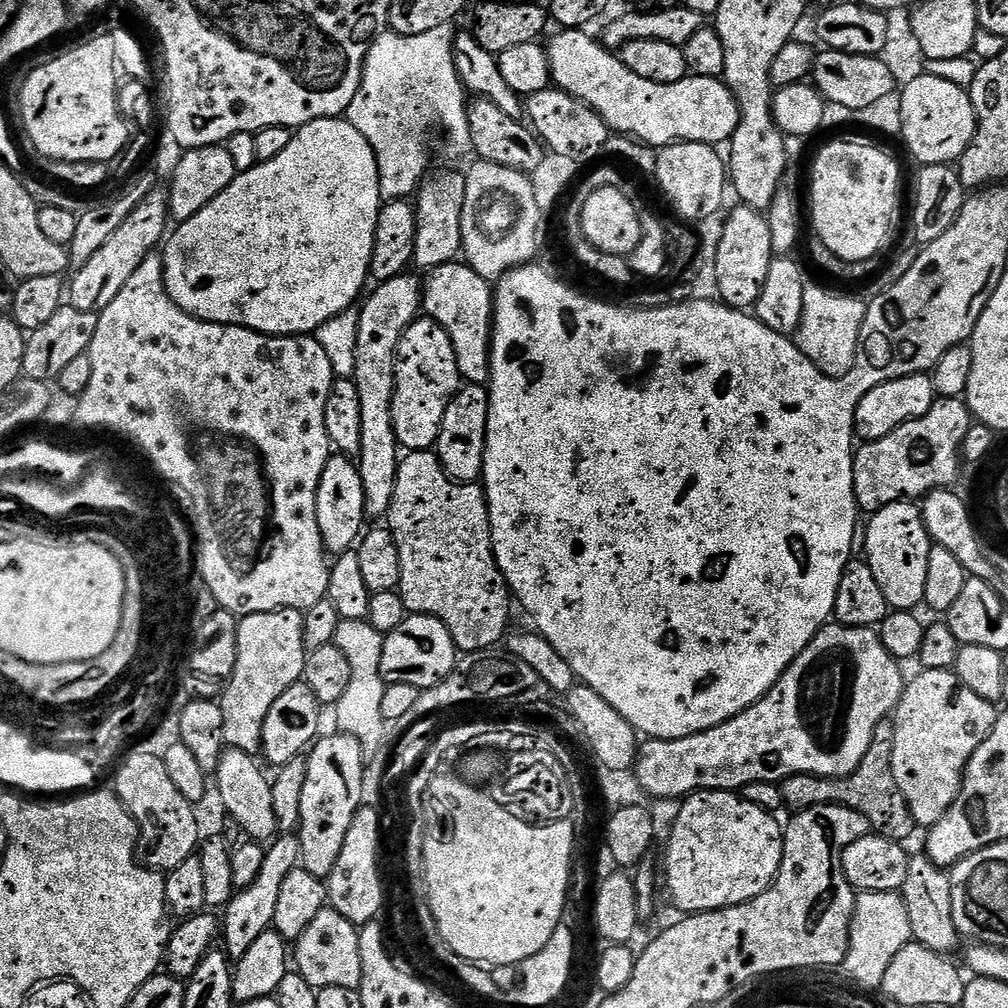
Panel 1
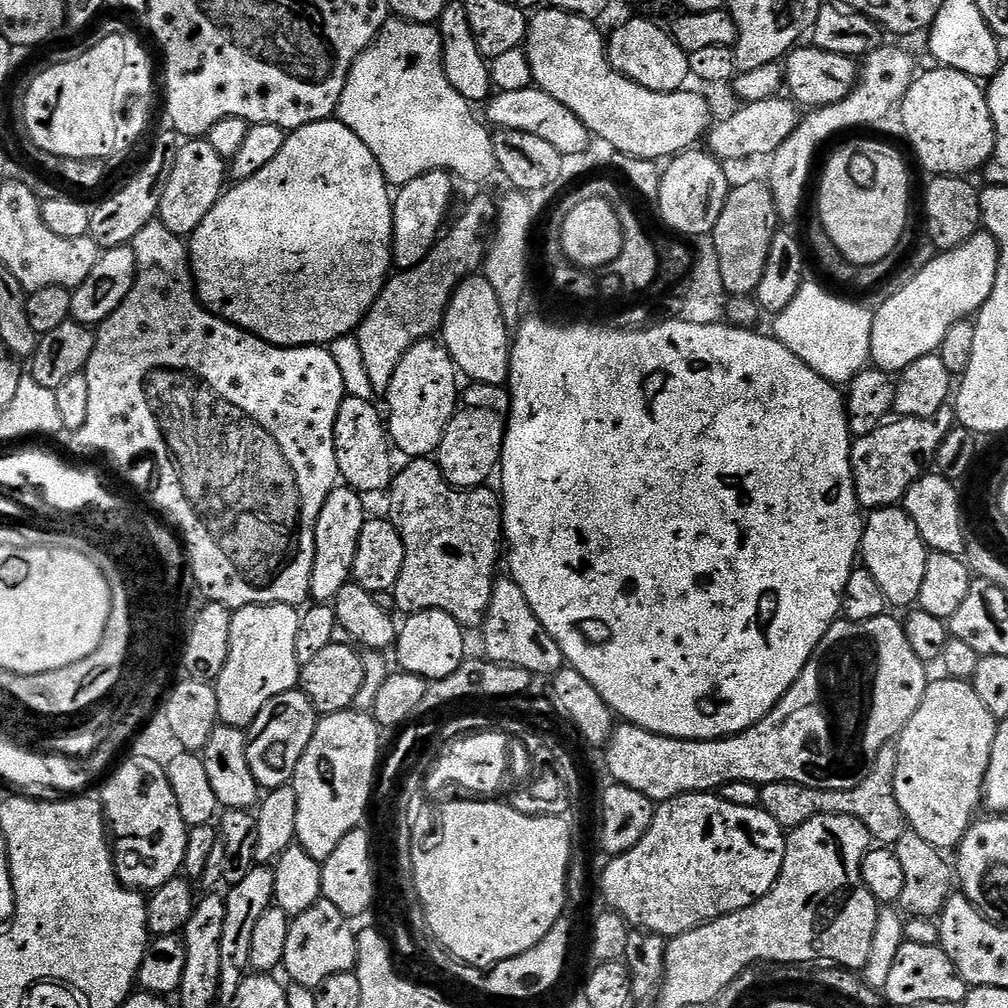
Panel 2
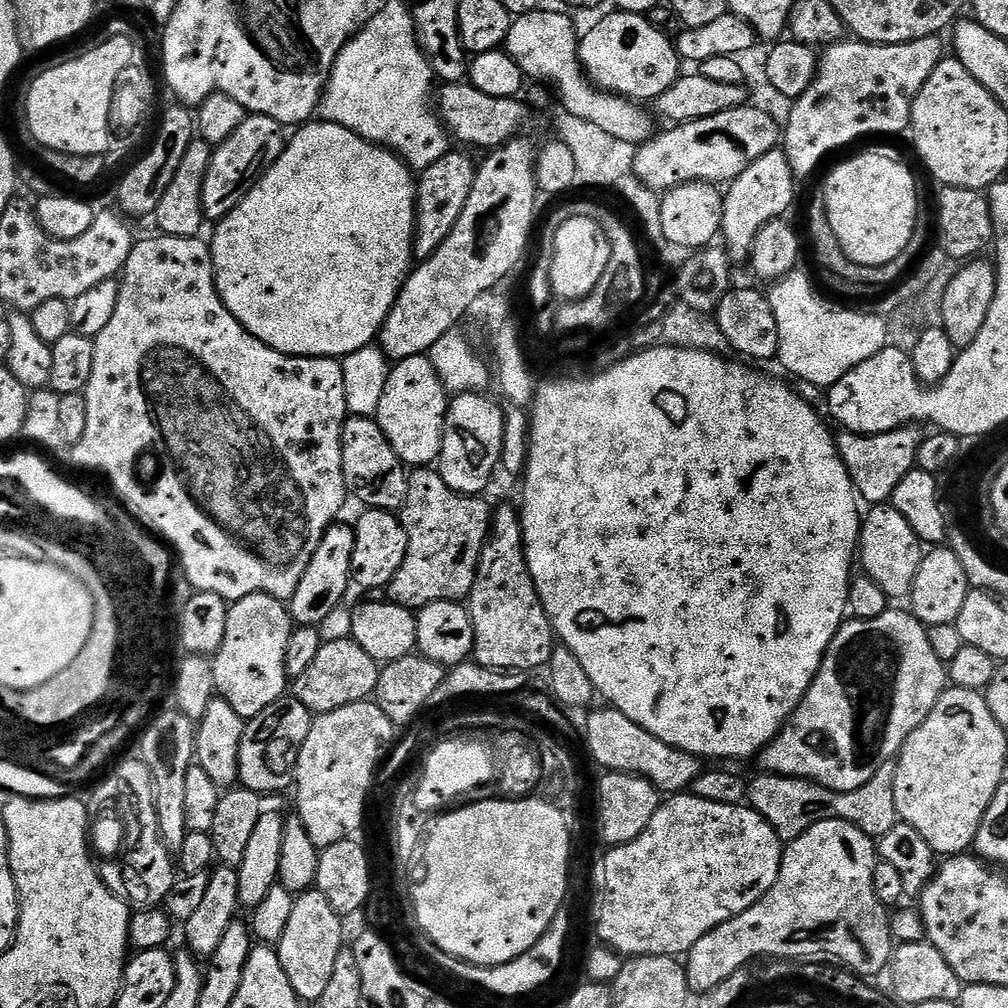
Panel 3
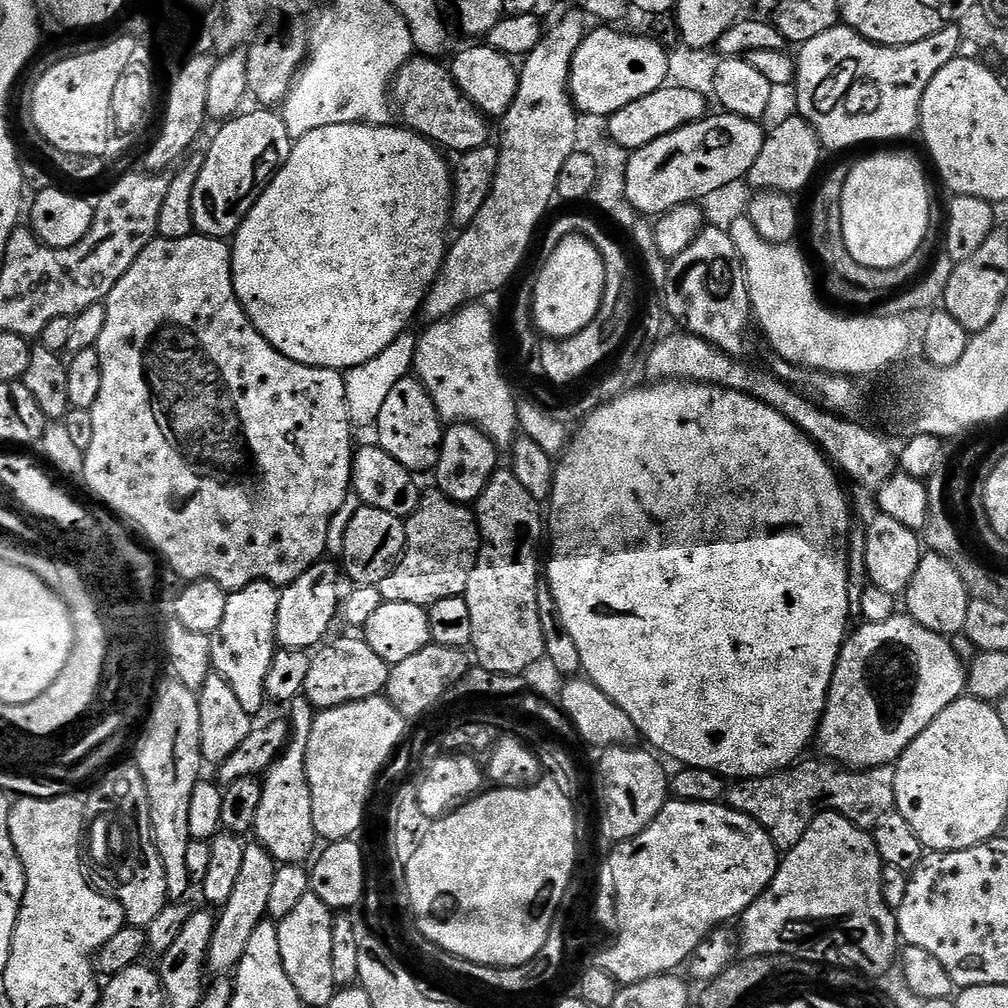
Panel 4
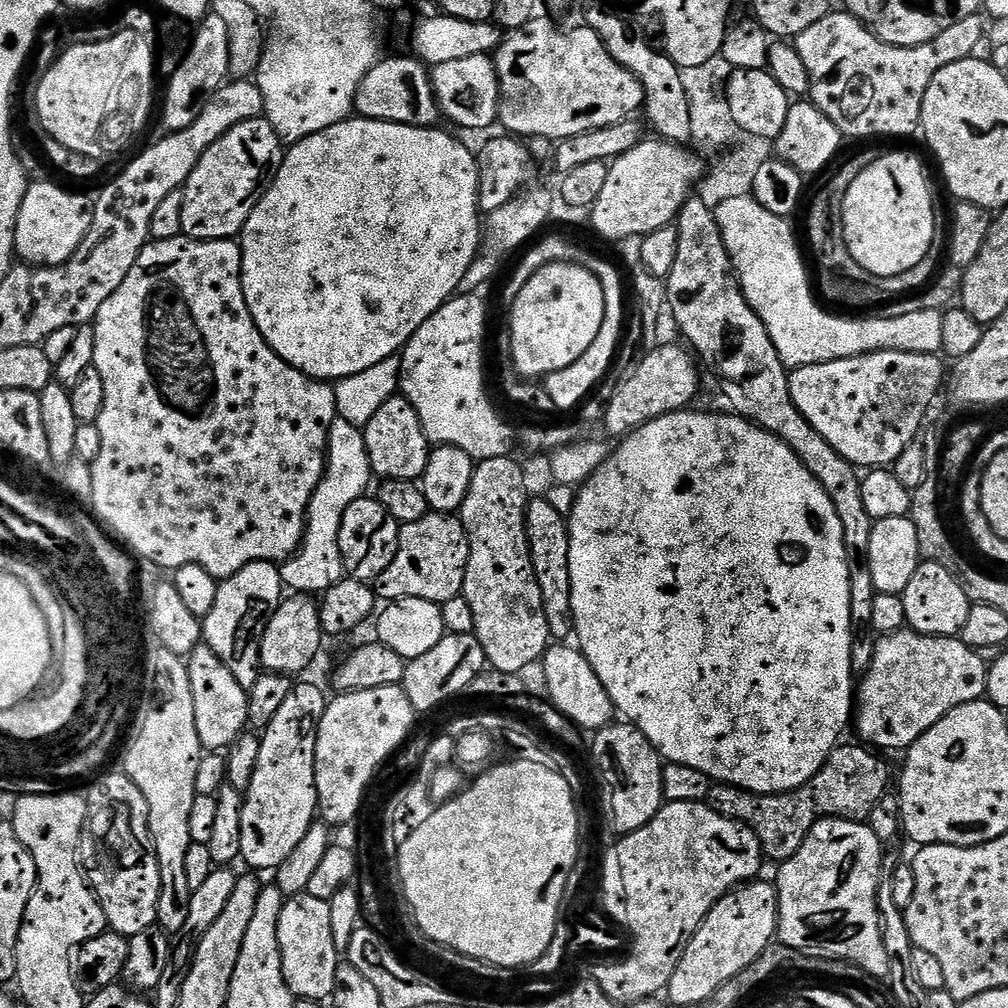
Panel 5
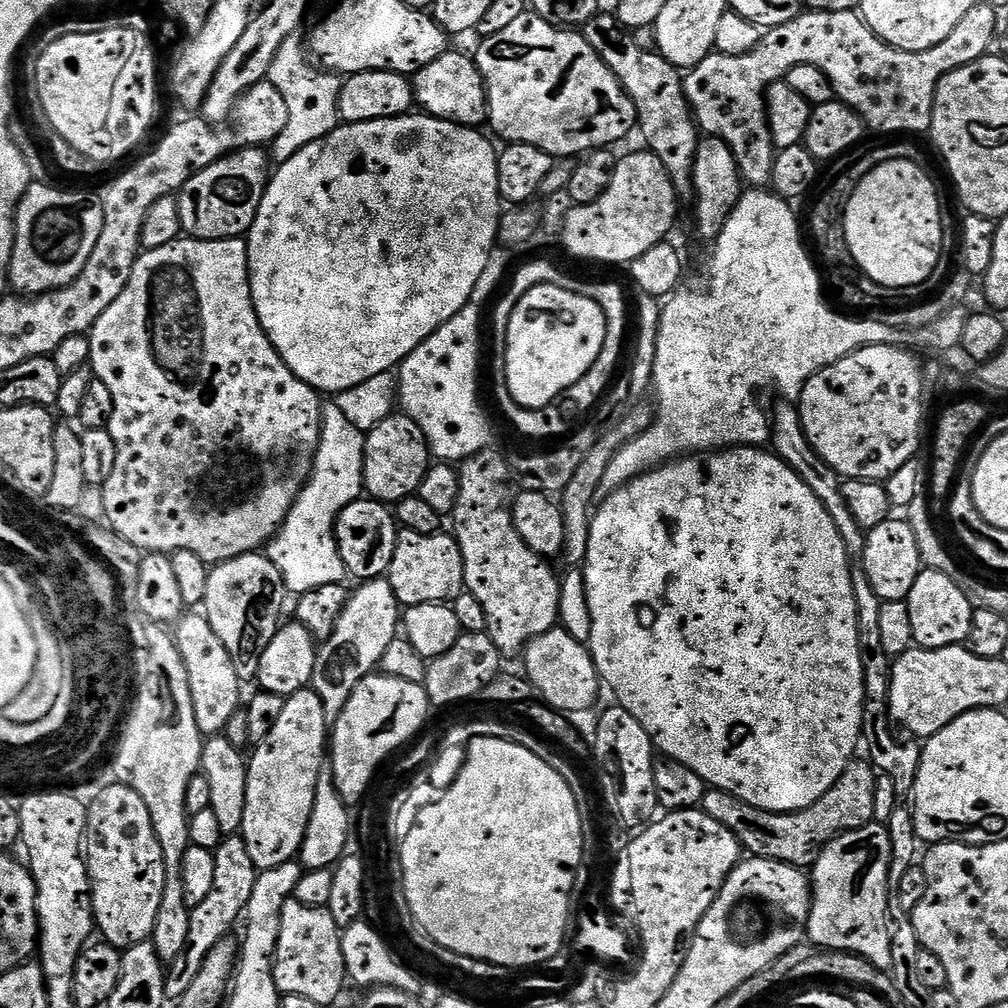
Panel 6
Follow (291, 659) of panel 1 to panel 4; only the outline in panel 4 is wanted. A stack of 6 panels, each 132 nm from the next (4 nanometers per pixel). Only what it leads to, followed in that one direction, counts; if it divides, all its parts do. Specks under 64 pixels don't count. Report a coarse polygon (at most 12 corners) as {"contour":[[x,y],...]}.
{"contour":[[281,589],[229,595],[212,666],[242,710],[266,705]]}

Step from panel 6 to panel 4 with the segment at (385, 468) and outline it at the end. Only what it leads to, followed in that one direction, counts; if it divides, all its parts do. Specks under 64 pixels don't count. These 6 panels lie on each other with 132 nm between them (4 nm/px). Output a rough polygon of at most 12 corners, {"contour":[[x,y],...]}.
{"contour":[[410,374],[374,425],[380,448],[413,474],[435,469],[444,428]]}

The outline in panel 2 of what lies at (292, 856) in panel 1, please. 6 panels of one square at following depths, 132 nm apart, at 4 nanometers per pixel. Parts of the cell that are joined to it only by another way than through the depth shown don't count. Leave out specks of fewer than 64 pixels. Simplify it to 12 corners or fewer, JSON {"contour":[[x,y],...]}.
{"contour":[[257,866],[226,892],[219,999],[250,968],[254,930],[273,907],[275,871]]}

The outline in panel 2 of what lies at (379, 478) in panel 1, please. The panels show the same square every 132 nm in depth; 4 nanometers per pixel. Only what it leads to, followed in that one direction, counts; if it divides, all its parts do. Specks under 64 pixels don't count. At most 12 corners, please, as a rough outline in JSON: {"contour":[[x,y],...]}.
{"contour":[[478,197],[358,329],[373,393],[435,337],[479,273],[494,204]]}

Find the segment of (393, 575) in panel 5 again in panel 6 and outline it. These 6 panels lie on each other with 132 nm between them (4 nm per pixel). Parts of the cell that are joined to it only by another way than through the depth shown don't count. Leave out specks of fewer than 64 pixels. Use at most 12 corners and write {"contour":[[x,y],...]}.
{"contour":[[397,535],[386,573],[397,604],[465,591],[455,535]]}

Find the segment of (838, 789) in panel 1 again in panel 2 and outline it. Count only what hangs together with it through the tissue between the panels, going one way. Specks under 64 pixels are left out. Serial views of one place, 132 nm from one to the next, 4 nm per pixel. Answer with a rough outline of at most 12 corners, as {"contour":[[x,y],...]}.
{"contour":[[895,743],[882,746],[854,790],[794,782],[760,788],[759,807],[791,830],[853,816],[873,841],[909,829],[898,806]]}

